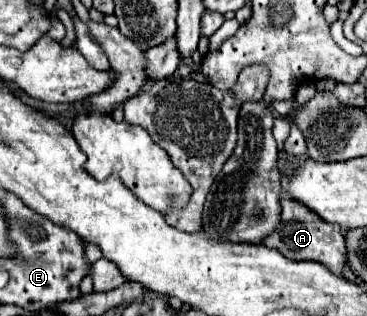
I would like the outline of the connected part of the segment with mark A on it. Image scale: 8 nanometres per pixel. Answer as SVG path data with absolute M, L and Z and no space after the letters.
M283 198L283 212L281 212L281 226L265 238L263 242L267 248L277 248L289 260L313 260L327 266L333 274L343 276L345 270L345 242L339 226L331 226L329 222L319 220L317 214L307 210L303 204L293 202L291 198Z

